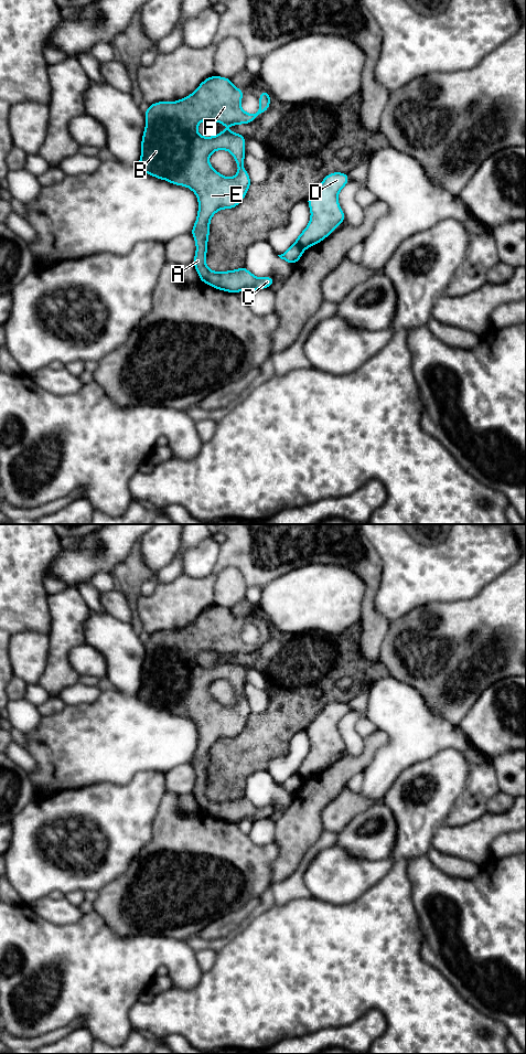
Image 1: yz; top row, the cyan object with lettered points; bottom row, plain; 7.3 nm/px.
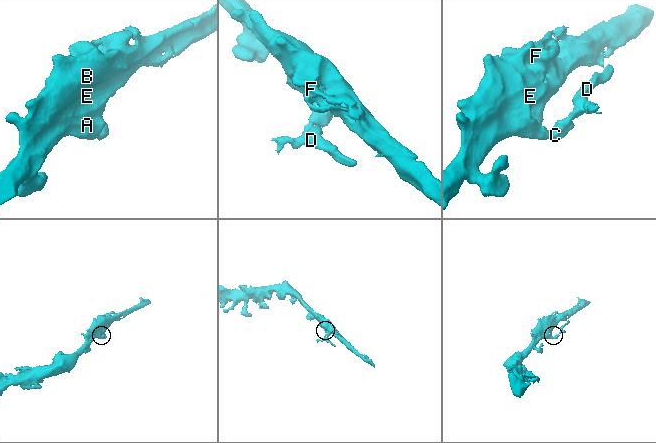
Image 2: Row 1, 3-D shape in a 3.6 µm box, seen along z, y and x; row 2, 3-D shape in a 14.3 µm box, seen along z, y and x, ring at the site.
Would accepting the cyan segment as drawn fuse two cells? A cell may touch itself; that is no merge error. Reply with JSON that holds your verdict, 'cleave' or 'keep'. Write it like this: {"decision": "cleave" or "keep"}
{"decision": "cleave"}

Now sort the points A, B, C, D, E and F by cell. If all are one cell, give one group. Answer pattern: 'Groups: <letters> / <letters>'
Groups: A B C E F / D

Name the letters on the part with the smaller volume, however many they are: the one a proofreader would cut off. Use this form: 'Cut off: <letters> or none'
Cut off: D

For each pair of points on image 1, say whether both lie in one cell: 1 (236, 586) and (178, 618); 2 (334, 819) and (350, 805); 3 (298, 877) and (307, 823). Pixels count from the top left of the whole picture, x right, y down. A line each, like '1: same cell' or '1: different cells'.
1: same cell
2: same cell
3: different cells

